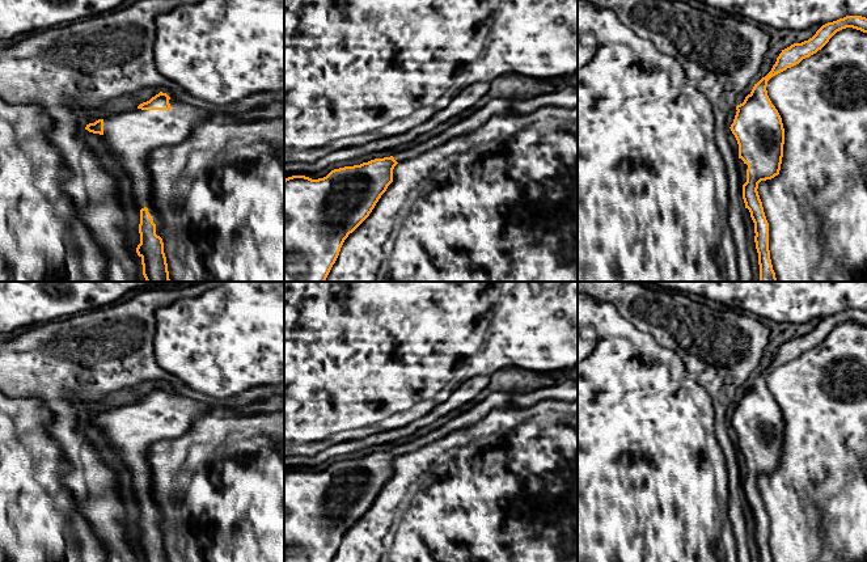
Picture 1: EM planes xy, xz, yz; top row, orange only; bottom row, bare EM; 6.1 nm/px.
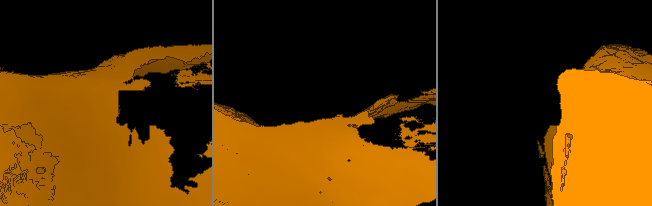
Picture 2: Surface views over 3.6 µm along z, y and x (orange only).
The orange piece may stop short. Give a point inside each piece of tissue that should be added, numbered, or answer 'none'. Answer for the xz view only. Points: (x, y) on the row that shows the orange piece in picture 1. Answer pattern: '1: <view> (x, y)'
none

